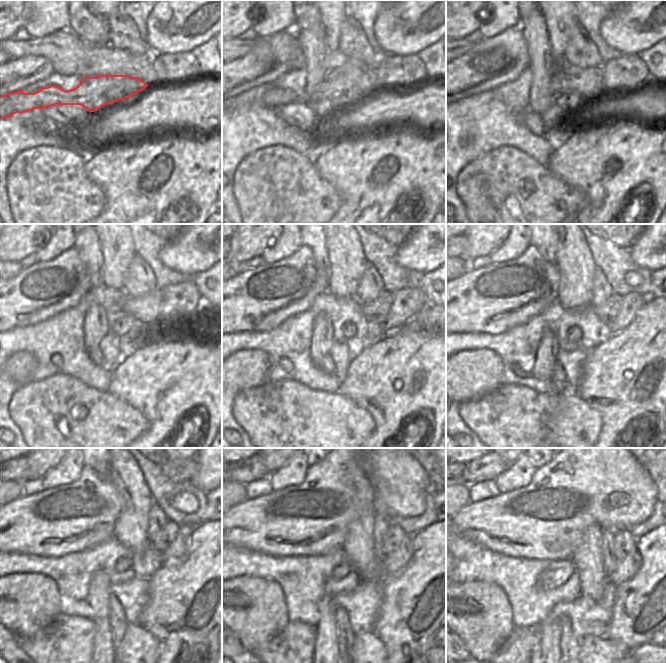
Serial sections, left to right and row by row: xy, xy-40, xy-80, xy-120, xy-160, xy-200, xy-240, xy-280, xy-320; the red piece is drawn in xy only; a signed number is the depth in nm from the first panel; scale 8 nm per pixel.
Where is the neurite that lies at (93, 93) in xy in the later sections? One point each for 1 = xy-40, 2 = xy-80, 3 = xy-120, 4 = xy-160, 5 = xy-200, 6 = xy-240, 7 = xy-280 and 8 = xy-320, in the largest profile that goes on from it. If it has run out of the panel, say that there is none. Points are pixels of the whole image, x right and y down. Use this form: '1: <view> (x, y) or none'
1: xy-40 (343, 86)
2: xy-80 (573, 85)
3: xy-120 (146, 308)
4: xy-160 (377, 310)
5: xy-200 (607, 312)
6: xy-240 (168, 534)
7: xy-280 (395, 534)
8: xy-320 (625, 544)

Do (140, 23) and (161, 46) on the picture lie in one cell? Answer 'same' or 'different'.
different

